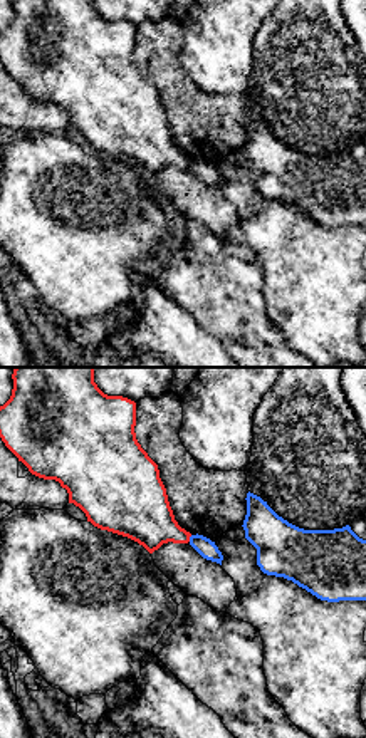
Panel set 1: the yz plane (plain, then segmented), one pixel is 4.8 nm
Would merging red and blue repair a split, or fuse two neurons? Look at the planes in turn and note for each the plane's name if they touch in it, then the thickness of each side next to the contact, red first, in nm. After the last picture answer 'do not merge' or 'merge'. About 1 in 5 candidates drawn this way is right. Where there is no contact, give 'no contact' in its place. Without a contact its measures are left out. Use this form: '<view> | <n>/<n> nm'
yz | 260/90 nm

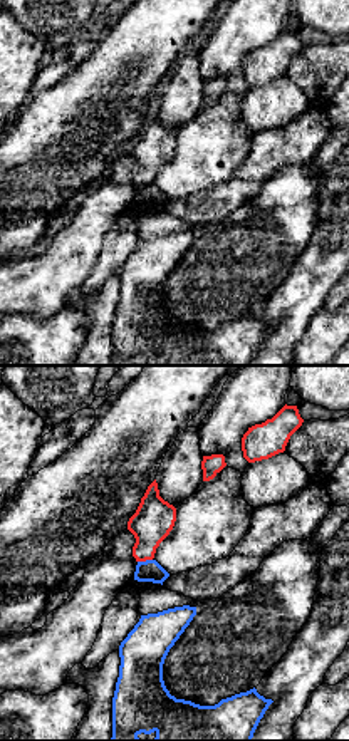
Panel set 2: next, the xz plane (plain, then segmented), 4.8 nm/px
xz | 190/110 nm

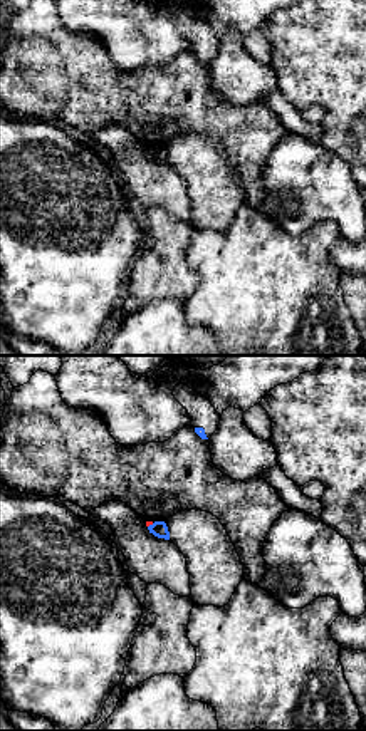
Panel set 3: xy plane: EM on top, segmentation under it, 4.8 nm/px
xy | 20/80 nm

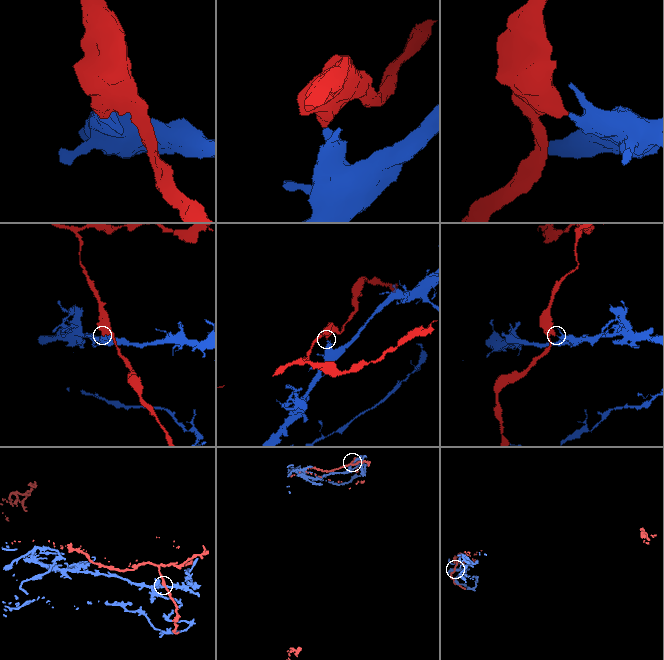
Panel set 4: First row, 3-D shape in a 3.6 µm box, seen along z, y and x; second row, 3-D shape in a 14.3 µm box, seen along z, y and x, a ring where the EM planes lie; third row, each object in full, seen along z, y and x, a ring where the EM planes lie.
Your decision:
do not merge

